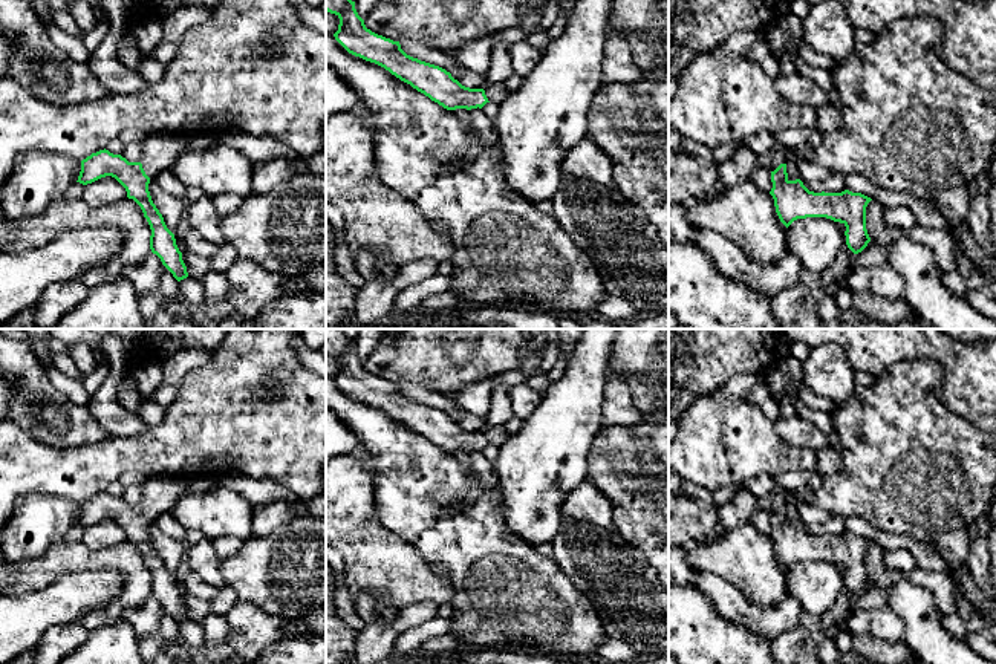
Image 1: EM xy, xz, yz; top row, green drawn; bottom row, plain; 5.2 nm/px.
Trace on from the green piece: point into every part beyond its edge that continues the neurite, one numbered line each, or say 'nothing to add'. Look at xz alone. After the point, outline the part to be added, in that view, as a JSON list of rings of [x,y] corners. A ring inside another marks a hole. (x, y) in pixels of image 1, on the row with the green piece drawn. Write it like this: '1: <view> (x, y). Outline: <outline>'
1: xz (498, 94). Outline: [[[503,81],[490,84],[483,90],[488,101],[499,106],[511,96],[511,93],[505,89]]]

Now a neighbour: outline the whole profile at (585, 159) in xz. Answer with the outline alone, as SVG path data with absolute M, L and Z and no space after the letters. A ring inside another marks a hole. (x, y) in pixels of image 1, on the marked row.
M589 138L575 144L561 162L563 176L575 176L594 184L612 185L612 161Z

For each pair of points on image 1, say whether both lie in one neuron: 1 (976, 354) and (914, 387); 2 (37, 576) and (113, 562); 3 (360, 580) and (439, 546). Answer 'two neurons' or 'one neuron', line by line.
1: two neurons
2: one neuron
3: two neurons

